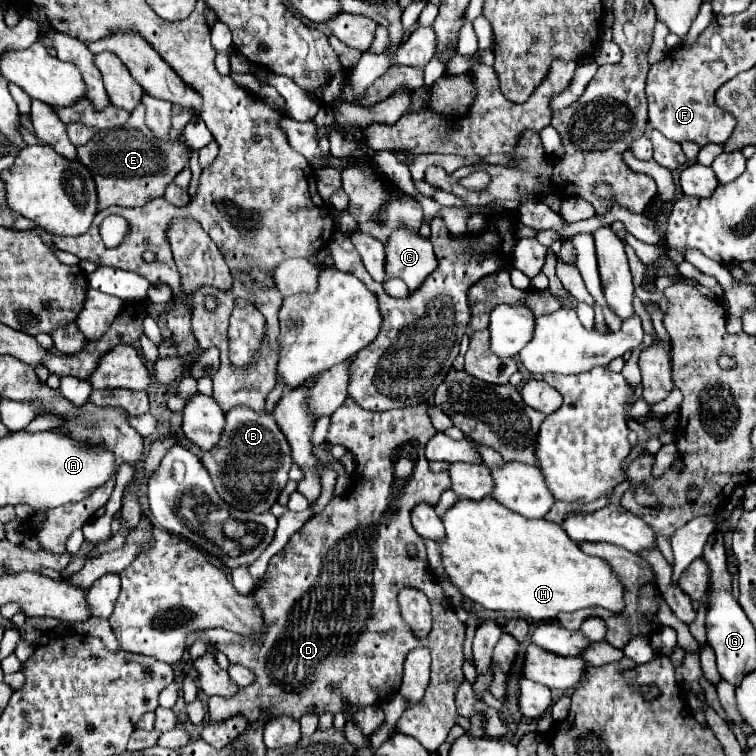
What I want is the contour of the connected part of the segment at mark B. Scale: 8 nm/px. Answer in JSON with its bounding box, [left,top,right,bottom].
[201,406,291,514]

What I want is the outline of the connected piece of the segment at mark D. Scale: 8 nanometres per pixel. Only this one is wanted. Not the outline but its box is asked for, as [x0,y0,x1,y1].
[199,398,465,752]

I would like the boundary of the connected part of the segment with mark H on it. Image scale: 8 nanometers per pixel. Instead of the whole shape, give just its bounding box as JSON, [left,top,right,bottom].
[439,498,625,624]

